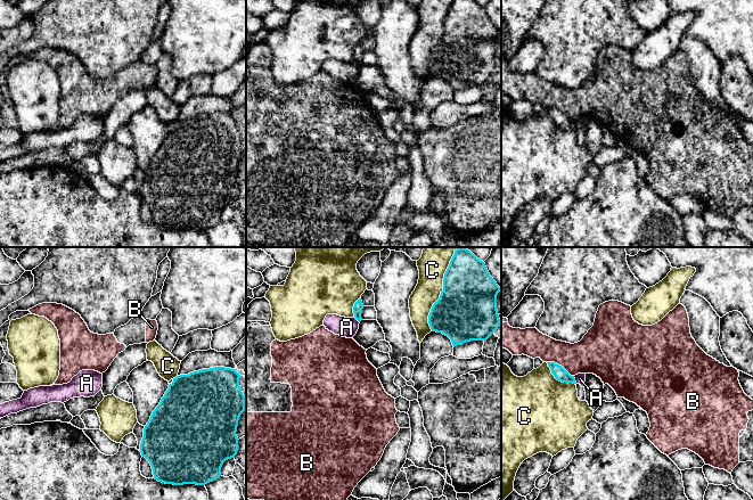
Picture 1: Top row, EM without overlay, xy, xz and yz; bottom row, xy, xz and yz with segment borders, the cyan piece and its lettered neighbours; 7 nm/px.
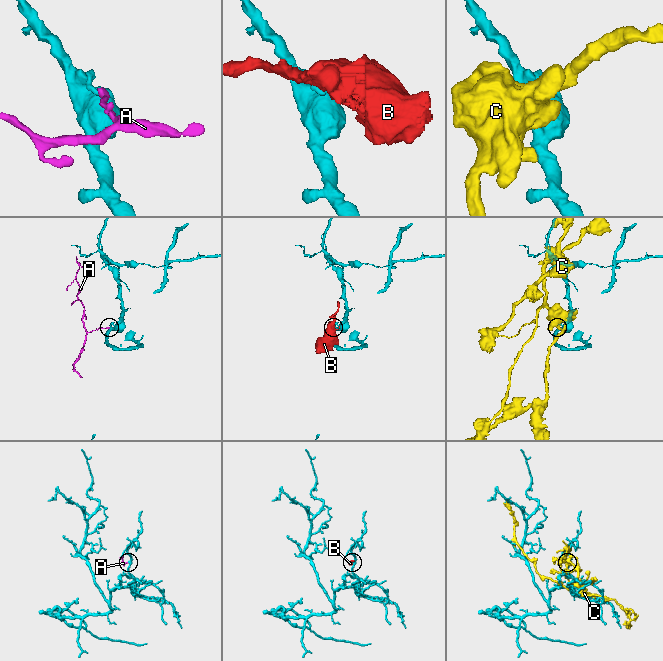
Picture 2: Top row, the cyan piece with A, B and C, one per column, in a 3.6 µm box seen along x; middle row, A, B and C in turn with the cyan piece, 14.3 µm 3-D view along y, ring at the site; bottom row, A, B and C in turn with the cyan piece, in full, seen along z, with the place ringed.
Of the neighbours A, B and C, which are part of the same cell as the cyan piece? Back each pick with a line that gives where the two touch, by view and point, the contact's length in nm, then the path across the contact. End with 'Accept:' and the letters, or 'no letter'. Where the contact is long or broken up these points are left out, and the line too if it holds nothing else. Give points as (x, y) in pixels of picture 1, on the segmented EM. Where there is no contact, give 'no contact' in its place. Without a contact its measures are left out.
Accept: no letter

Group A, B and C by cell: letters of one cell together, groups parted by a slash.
A / B / C

